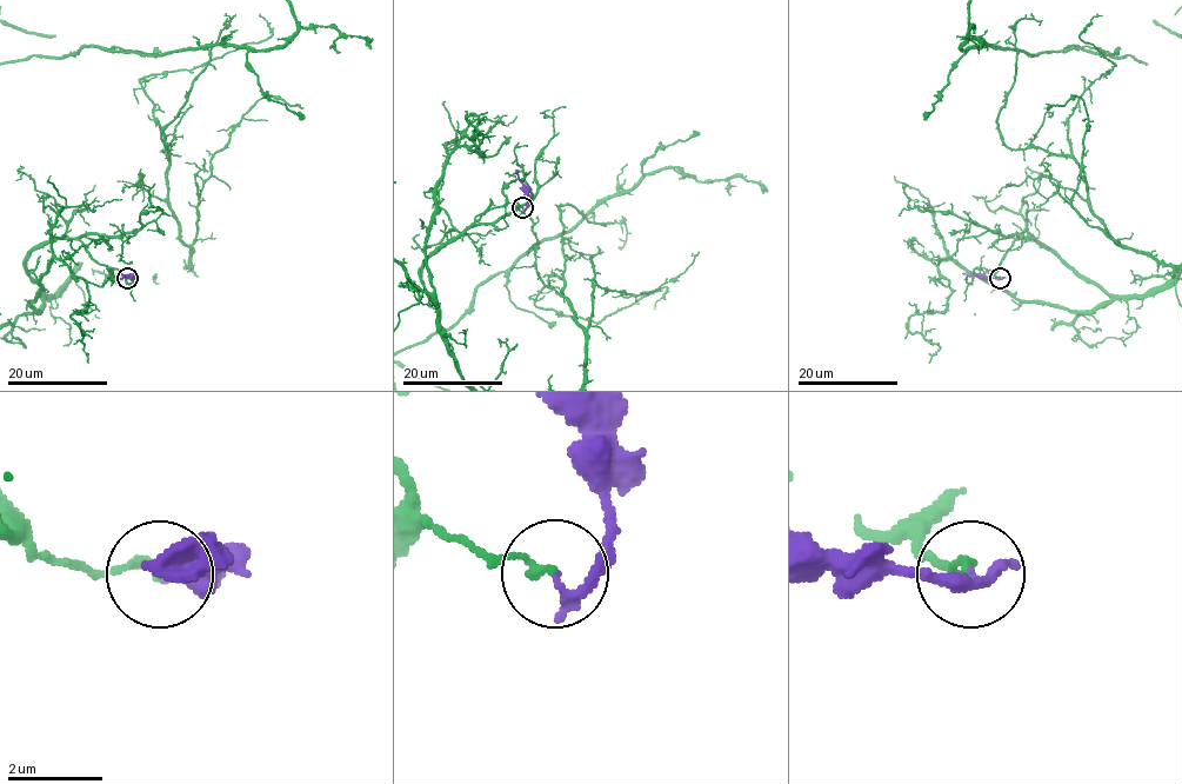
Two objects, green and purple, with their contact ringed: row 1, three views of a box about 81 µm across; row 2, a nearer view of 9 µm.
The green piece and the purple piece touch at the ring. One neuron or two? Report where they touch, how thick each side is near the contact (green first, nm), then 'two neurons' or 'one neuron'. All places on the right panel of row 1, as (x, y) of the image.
(1000, 278) | 170/220 nm | two neurons

